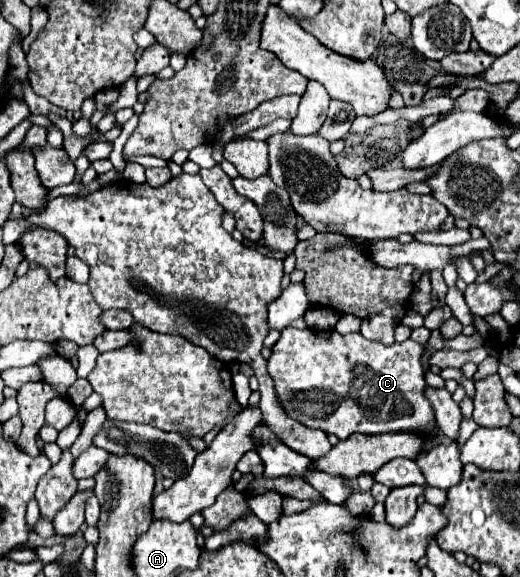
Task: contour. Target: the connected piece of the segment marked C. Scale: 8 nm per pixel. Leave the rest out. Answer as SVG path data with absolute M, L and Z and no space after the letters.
M283 329L279 341L271 347L271 357L267 361L269 377L273 379L277 399L283 411L311 429L321 429L333 433L339 439L347 439L351 433L389 433L389 431L423 431L429 435L425 451L437 445L439 429L435 427L435 415L431 403L425 399L423 389L423 367L419 357L423 345L407 339L403 343L383 345L377 341L365 339L361 333L341 335L337 331L319 331L319 329Z

